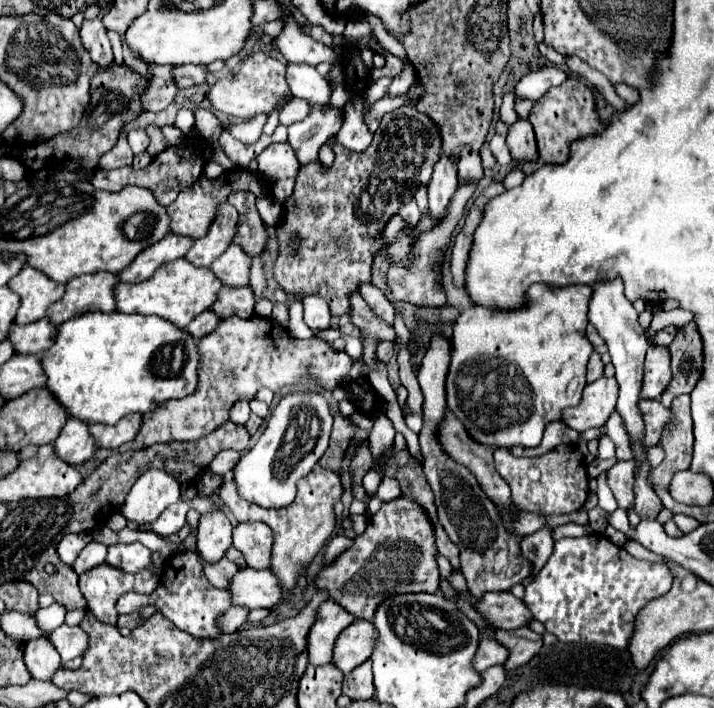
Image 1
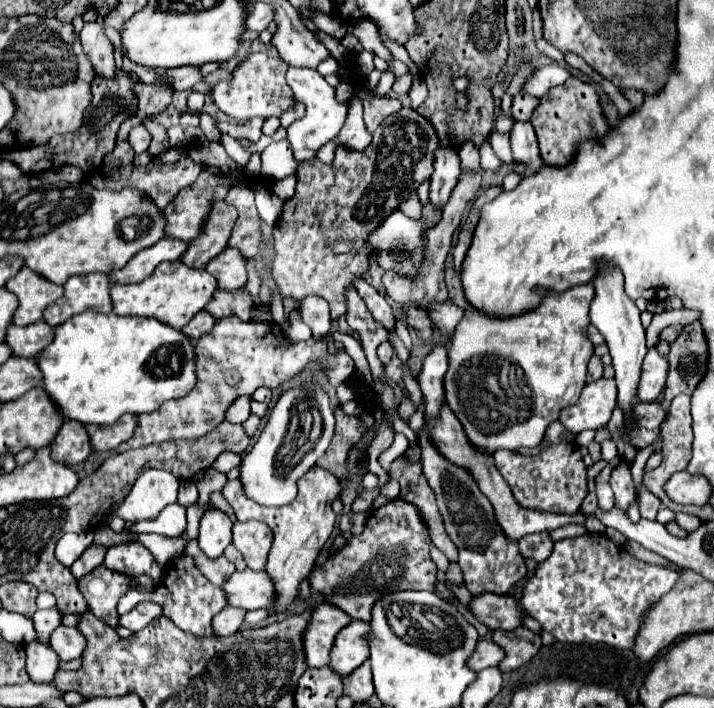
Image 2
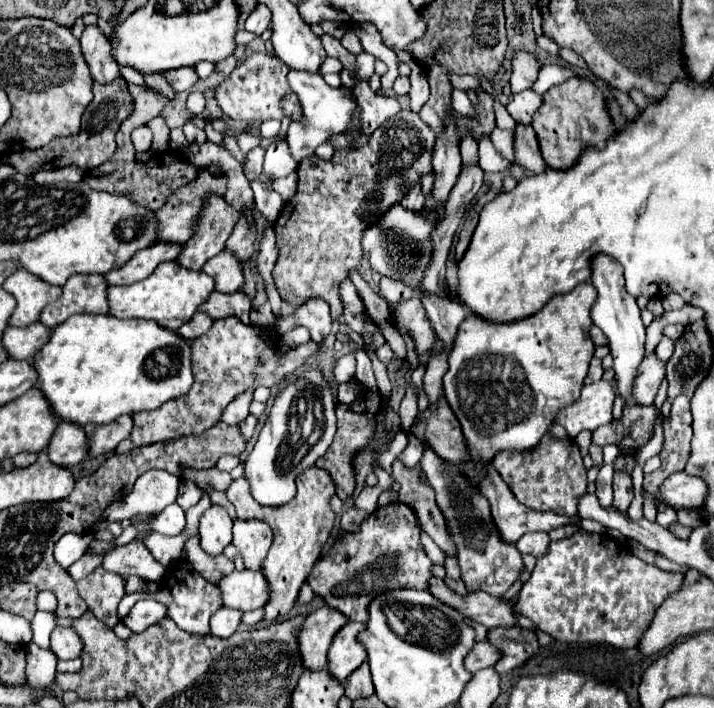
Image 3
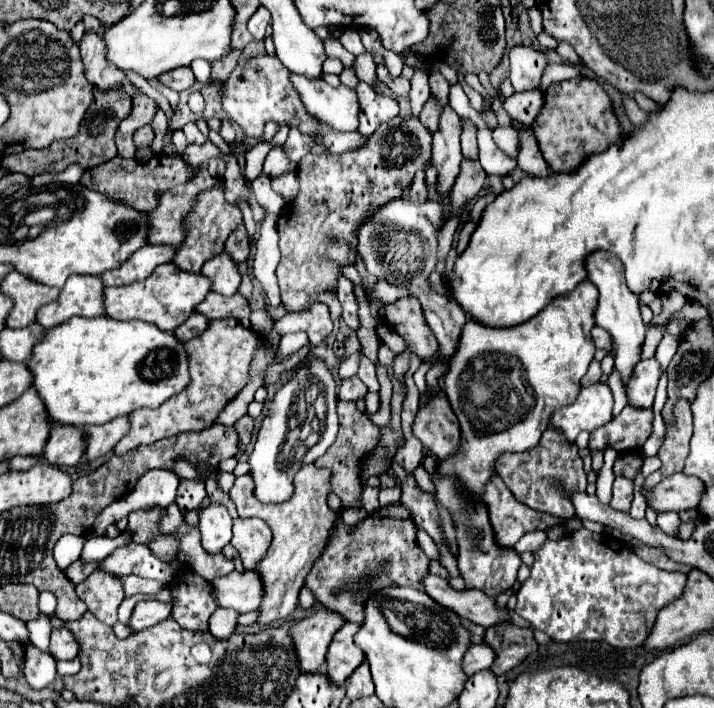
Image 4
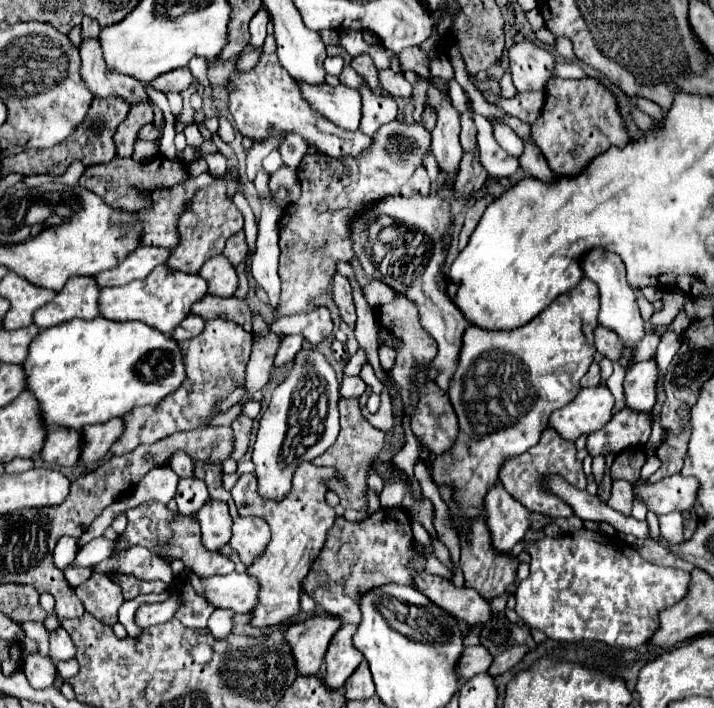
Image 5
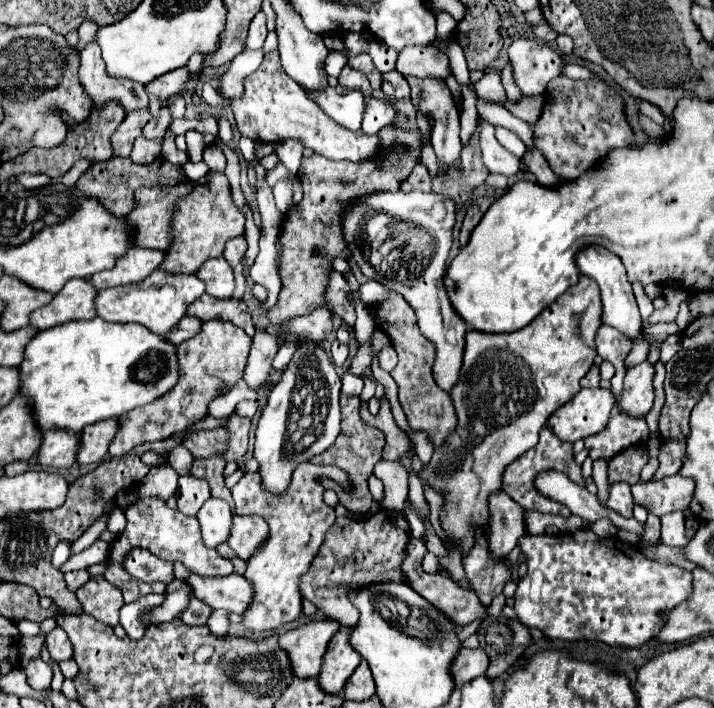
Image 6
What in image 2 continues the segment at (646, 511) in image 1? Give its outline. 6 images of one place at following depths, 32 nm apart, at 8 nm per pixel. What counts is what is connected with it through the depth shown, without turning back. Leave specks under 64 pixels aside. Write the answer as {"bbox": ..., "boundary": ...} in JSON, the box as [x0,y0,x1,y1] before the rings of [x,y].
{"bbox":[638,486,660,520],"boundary":[[[644,486],[640,488],[638,496],[640,496],[640,514],[642,514],[642,518],[656,520],[658,508],[660,508],[660,500],[652,492],[648,492]]]}

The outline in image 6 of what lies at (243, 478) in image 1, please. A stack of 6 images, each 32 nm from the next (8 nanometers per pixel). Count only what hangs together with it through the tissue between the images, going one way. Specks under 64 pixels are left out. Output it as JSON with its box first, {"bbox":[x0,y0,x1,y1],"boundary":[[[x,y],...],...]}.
{"bbox":[254,336,340,492],"boundary":[[[306,336],[298,338],[298,348],[282,378],[274,384],[256,428],[254,458],[260,462],[260,474],[268,492],[284,492],[296,464],[330,448],[340,434],[340,376],[318,342]]]}

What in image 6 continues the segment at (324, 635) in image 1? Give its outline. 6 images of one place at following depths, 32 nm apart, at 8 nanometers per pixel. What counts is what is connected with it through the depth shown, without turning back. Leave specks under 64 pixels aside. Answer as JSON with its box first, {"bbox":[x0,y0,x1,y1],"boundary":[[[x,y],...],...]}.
{"bbox":[278,620,340,678],"boundary":[[[312,620],[310,624],[280,636],[278,644],[288,654],[290,668],[296,678],[318,676],[326,646],[338,628],[340,626],[332,620]]]}

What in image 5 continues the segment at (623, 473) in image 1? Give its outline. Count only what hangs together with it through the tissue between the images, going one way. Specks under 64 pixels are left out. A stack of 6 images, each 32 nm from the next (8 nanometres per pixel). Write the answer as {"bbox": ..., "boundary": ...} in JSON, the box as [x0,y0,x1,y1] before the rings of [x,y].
{"bbox":[606,480,634,516],"boundary":[[[616,480],[616,482],[612,484],[610,500],[608,500],[606,504],[608,504],[610,508],[622,512],[624,516],[630,516],[632,502],[634,502],[634,496],[632,496],[632,484],[626,482],[626,480]]]}

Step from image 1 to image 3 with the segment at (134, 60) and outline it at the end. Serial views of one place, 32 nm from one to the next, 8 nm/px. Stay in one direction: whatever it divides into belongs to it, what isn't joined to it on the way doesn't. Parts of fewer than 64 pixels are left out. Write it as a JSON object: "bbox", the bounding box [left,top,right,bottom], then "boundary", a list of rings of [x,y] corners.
{"bbox":[143,74,176,101],"boundary":[[[149,74],[143,75],[146,84],[152,88],[157,89],[163,95],[168,97],[171,101],[175,98],[176,92],[173,88],[166,82],[162,74]]]}

